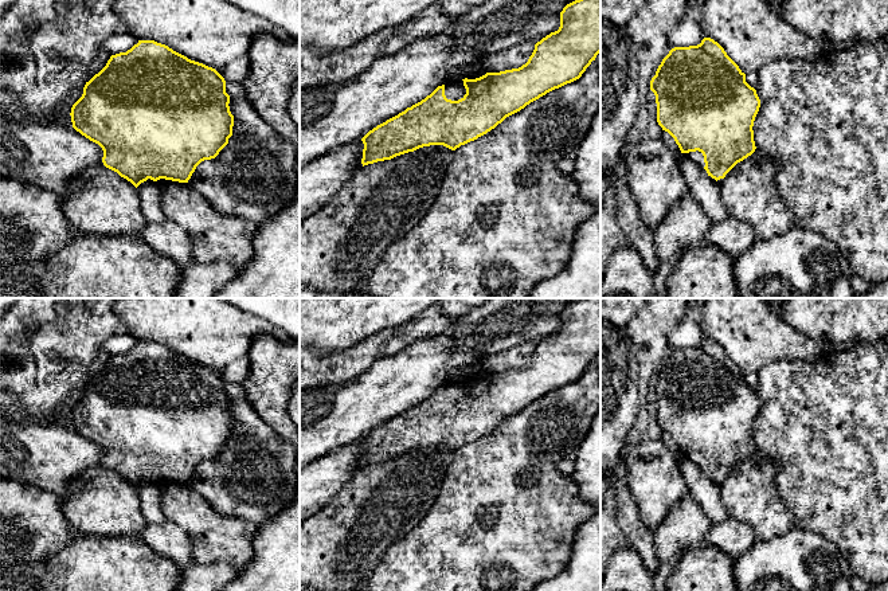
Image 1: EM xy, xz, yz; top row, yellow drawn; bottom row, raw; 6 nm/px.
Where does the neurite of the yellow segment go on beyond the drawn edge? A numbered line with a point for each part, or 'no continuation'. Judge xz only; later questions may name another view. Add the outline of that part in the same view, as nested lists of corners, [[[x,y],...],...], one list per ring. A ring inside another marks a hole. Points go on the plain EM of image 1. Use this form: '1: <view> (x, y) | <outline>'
1: xz (454, 390) | [[[447,380],[445,384],[445,396],[447,400],[458,402],[466,395],[463,381],[461,380]]]

